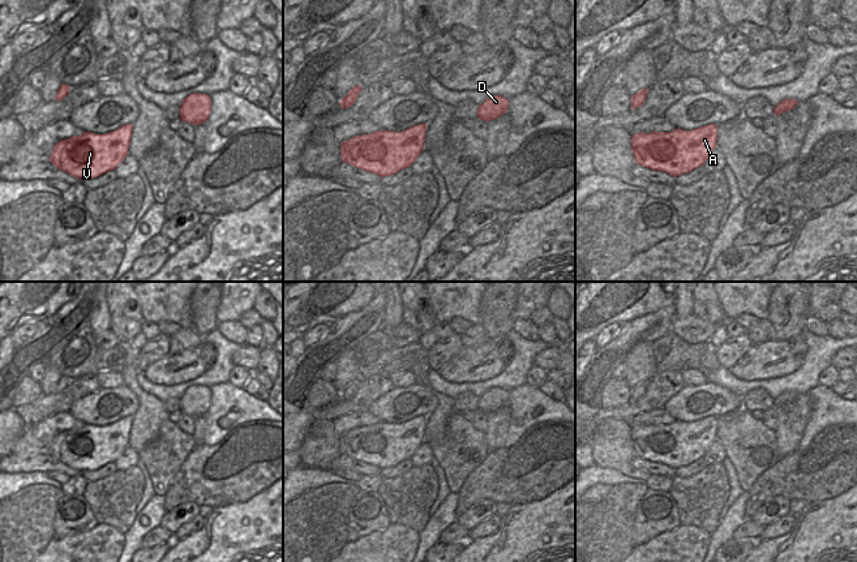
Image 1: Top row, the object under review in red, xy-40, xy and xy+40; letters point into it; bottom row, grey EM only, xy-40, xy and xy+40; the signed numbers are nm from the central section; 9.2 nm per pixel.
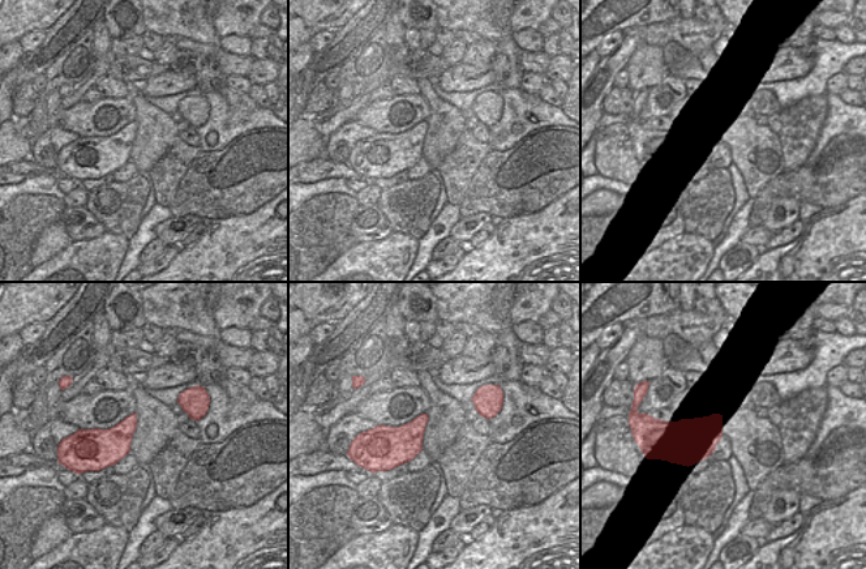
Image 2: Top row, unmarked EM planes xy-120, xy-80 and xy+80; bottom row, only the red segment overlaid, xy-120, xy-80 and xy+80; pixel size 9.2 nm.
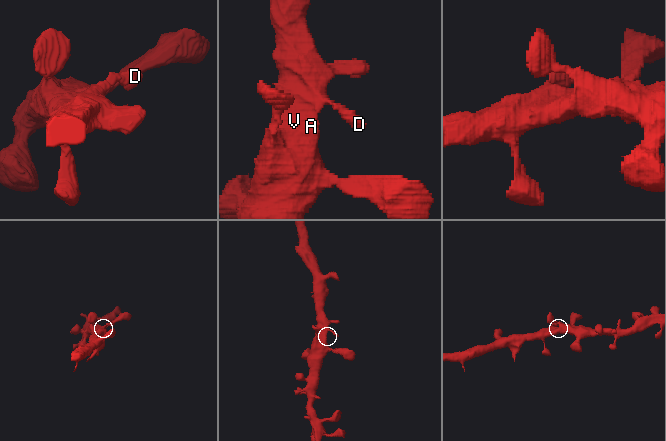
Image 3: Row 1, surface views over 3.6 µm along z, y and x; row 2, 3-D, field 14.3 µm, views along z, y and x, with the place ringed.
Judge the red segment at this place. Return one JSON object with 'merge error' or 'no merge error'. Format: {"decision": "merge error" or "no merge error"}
{"decision": "no merge error"}

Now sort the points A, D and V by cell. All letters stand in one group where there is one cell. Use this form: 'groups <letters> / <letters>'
groups A D V

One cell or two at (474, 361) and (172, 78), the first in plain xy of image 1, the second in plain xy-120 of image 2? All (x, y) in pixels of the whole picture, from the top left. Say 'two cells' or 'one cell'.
one cell

